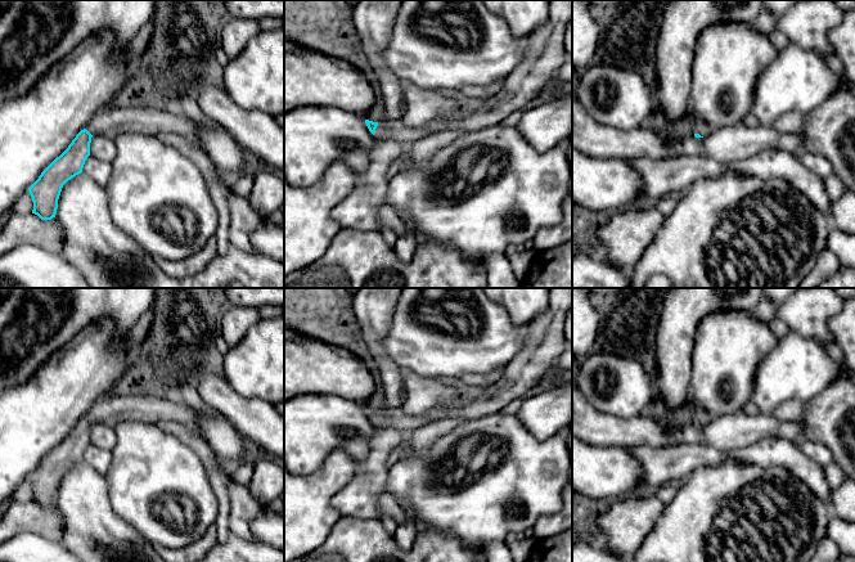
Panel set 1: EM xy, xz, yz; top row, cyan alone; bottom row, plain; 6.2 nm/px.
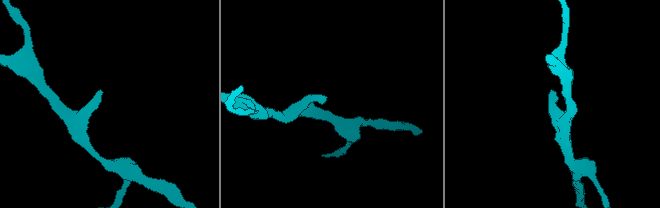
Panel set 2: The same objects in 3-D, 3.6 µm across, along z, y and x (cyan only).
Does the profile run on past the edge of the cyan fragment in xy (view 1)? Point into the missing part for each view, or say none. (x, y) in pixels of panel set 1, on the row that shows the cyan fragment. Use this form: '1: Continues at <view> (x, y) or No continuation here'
1: Continues at xy (135, 116)

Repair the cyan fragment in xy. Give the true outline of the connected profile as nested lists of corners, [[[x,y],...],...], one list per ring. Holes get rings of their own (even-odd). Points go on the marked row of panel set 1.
[[[140,100],[121,102],[96,112],[68,148],[28,188],[33,202],[32,213],[41,220],[55,217],[62,188],[68,180],[82,172],[85,161],[90,156],[93,136],[103,135],[114,140],[121,132],[157,135],[162,131],[171,131],[193,140],[198,132],[198,123],[175,107]]]

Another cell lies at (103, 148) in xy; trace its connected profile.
[[[95,135],[90,143],[90,156],[103,162],[112,163],[116,158],[117,147],[114,140],[103,135]]]

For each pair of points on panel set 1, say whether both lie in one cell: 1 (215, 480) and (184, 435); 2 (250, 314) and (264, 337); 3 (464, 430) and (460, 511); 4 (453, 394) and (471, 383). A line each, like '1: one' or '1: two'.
1: one
2: two
3: one
4: two

